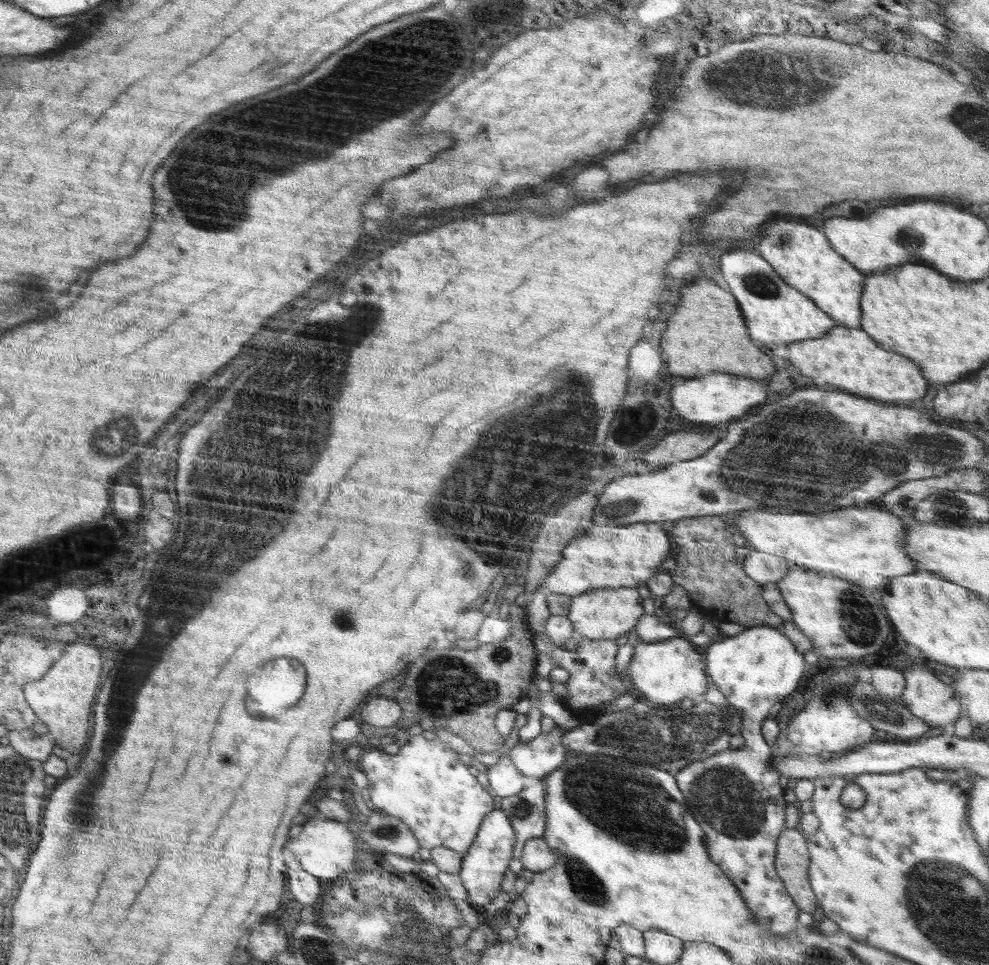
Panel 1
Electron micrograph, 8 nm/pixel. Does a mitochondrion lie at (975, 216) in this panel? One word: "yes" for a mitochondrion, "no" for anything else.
no

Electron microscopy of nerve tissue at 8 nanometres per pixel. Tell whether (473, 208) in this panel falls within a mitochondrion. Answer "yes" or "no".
no

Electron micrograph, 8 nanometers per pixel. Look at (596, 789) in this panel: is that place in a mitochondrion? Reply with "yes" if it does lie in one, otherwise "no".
yes

